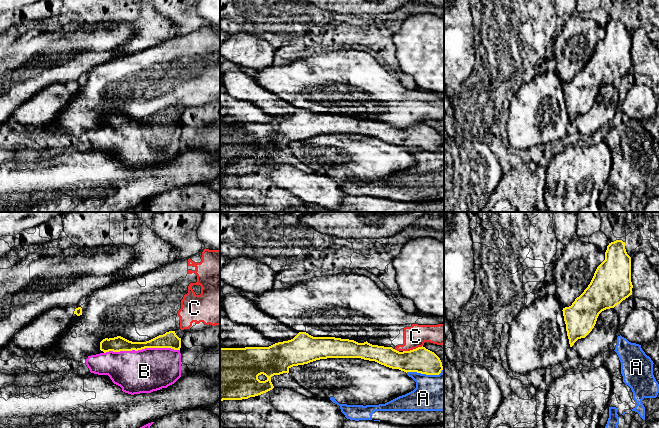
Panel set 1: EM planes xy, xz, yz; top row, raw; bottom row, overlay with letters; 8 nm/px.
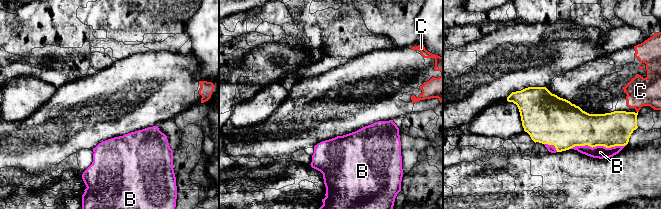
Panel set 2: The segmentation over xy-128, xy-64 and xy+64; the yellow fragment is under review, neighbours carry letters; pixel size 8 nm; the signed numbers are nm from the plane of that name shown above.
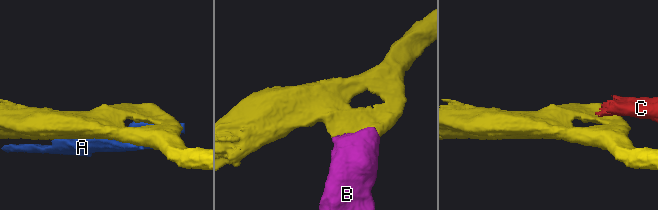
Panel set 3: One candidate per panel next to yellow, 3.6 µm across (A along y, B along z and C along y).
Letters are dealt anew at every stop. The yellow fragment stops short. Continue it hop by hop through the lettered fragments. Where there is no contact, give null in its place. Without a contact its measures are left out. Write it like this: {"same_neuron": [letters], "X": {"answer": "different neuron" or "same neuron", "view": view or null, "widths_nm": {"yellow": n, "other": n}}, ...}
{"same_neuron": ["B"], "A": {"answer": "different neuron", "view": "xz", "widths_nm": {"yellow": 200, "other": 300}}, "B": {"answer": "same neuron", "view": "xy", "widths_nm": {"yellow": 130, "other": 360}}, "C": {"answer": "different neuron", "view": "xz", "widths_nm": {"yellow": 200, "other": 180}}}

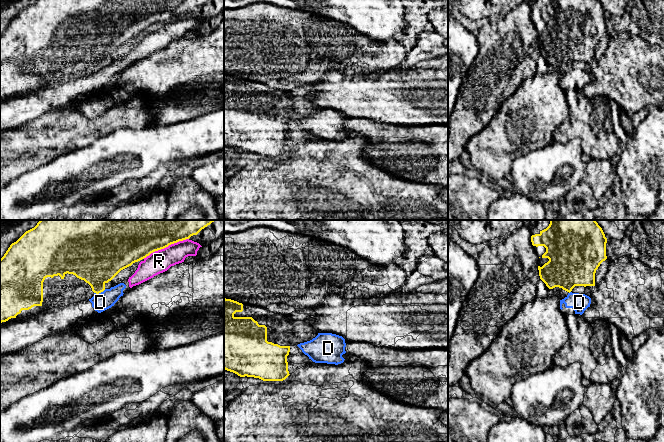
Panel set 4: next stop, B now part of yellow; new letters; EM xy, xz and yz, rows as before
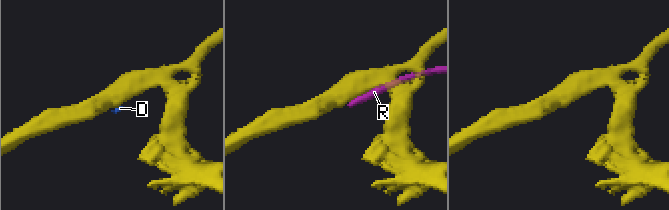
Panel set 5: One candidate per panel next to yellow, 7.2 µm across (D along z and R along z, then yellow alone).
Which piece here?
{"same_neuron": [], "D": {"answer": "different neuron", "view": "xy", "widths_nm": {"yellow": 380, "other": 140}}, "R": {"answer": "different neuron", "view": "xy", "widths_nm": {"yellow": 500, "other": 180}}}

